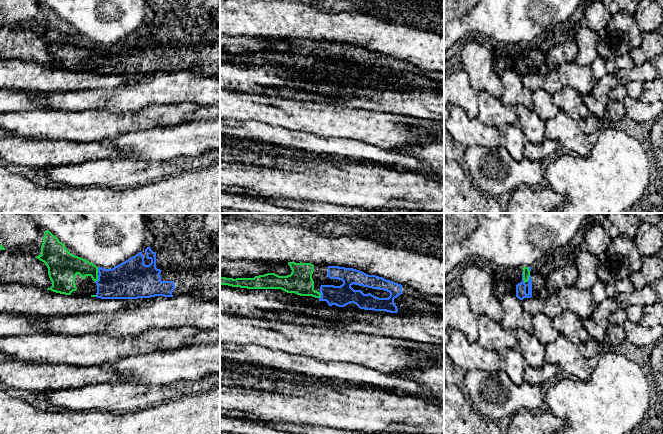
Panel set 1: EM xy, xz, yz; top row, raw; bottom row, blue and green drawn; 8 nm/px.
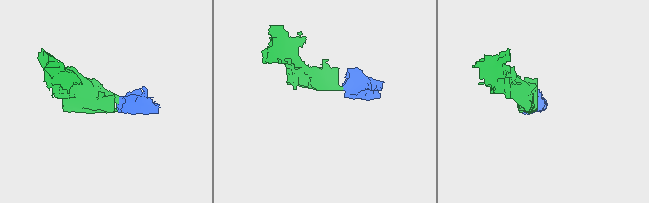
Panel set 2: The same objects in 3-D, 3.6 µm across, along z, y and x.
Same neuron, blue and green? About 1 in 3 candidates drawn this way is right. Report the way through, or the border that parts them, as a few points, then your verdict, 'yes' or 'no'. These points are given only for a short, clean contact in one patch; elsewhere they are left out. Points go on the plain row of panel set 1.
across yz (520, 63), (523, 58), (522, 53), (526, 48) | yes

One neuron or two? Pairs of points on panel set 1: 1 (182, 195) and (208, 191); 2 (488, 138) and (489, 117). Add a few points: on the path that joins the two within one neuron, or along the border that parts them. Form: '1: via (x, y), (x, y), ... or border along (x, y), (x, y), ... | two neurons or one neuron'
1: via (188, 195), (202, 195) | one neuron
2: border along (476, 117), (480, 121), (497, 128) | two neurons

